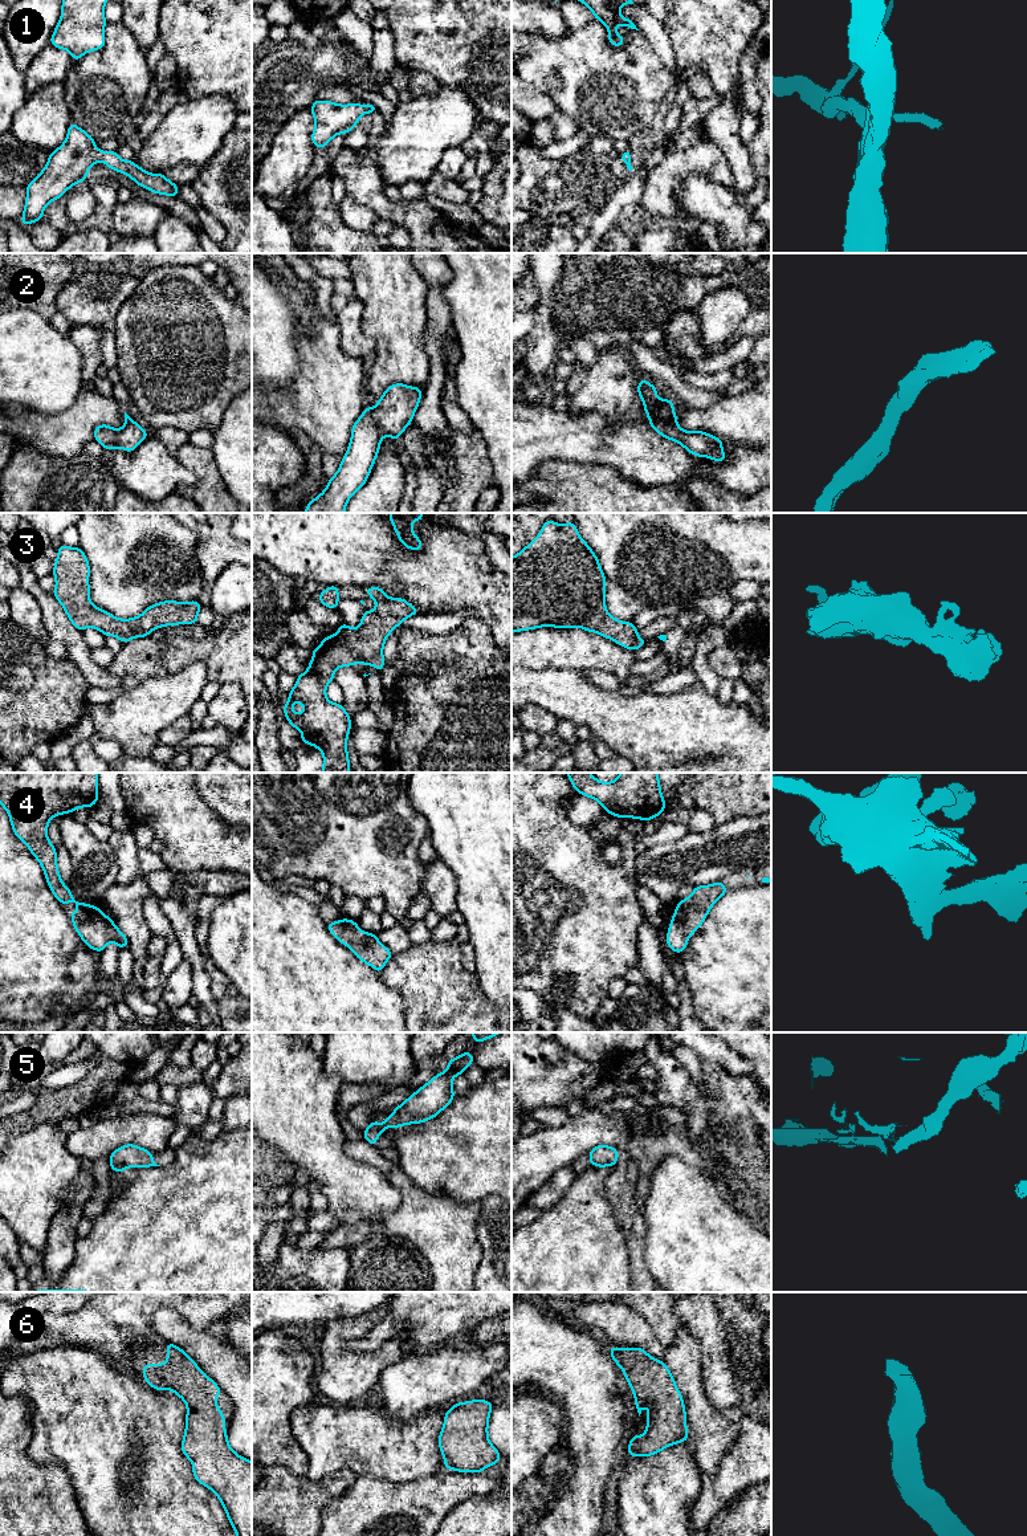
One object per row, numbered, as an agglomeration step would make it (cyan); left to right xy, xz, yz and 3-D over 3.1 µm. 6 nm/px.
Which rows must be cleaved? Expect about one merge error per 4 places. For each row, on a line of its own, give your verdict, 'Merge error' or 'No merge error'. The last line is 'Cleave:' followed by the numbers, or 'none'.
1: No merge error
2: No merge error
3: No merge error
4: No merge error
5: Merge error
6: No merge error
Cleave: 5

